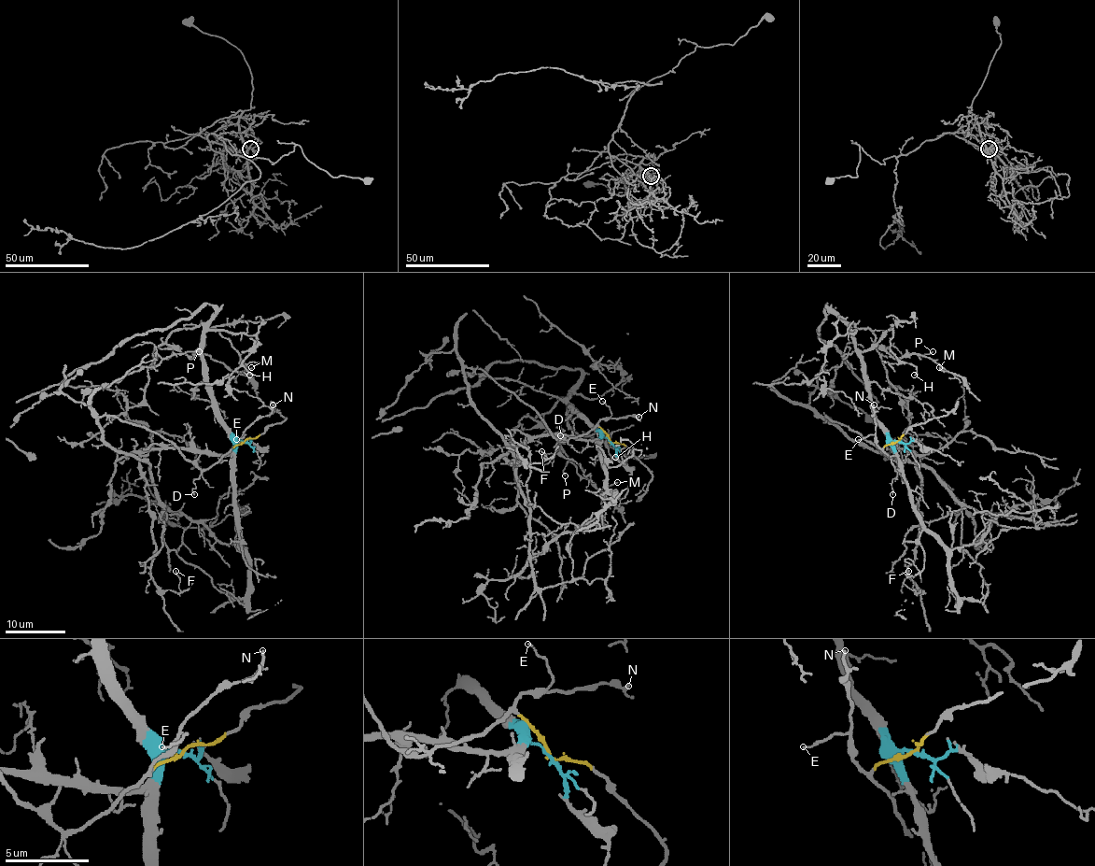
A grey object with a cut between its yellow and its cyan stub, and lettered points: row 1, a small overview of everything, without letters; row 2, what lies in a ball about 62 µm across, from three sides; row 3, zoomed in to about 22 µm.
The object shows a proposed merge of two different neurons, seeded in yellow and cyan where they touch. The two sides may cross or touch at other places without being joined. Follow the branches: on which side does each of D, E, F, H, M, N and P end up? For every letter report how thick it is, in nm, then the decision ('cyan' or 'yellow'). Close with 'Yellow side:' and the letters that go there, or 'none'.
D: 100 nm | yellow
E: 80 nm | yellow
F: 100 nm | cyan
H: 130 nm | cyan
M: 120 nm | cyan
N: 140 nm | yellow
P: 110 nm | cyan
Yellow side: D, E, N

